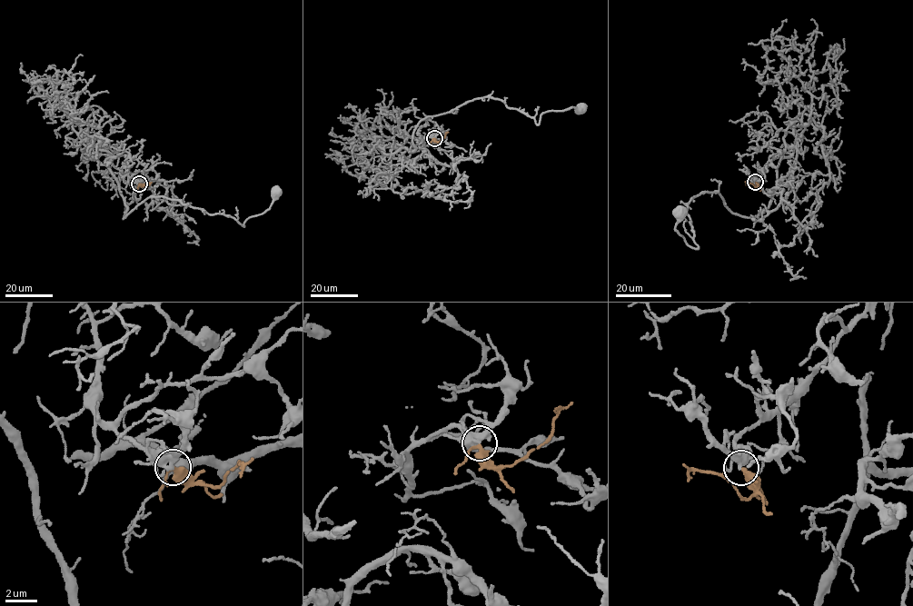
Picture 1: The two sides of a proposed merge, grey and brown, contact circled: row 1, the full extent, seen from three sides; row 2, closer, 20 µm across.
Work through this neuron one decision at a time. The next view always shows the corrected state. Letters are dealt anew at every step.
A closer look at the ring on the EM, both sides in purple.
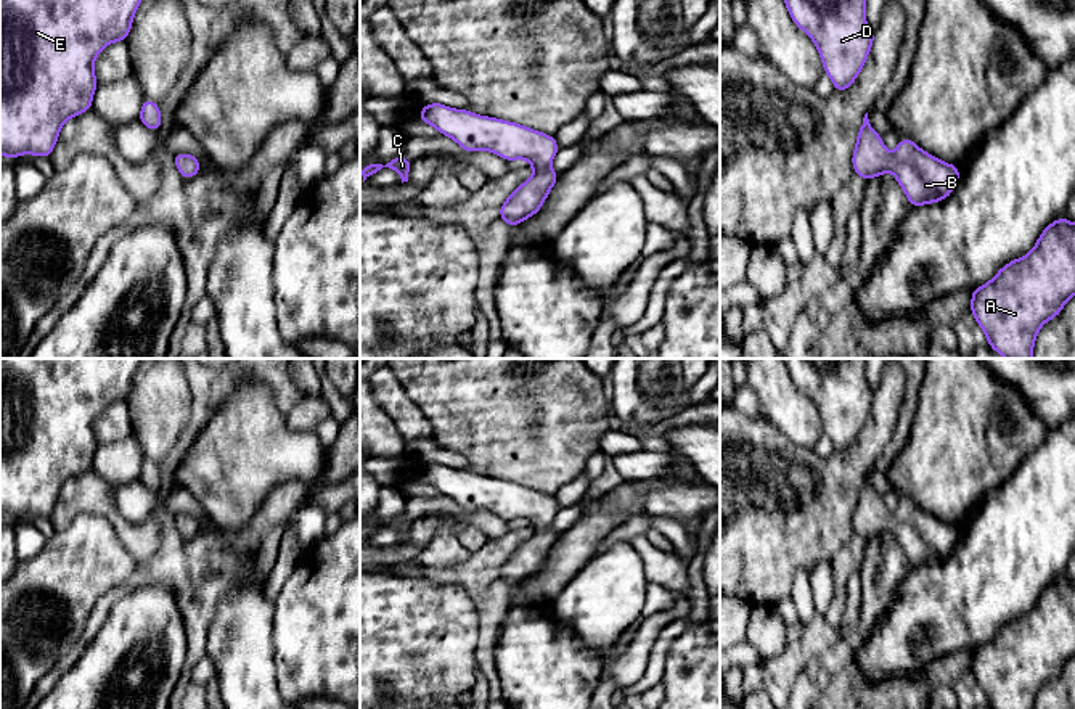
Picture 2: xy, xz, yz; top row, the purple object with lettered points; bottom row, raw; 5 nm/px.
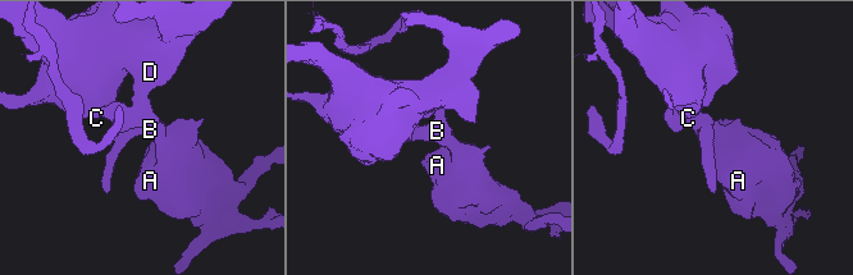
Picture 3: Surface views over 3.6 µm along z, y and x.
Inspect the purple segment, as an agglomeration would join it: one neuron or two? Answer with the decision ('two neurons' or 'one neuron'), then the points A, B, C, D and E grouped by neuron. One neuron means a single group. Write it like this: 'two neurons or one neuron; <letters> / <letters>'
one neuron; A B C D E

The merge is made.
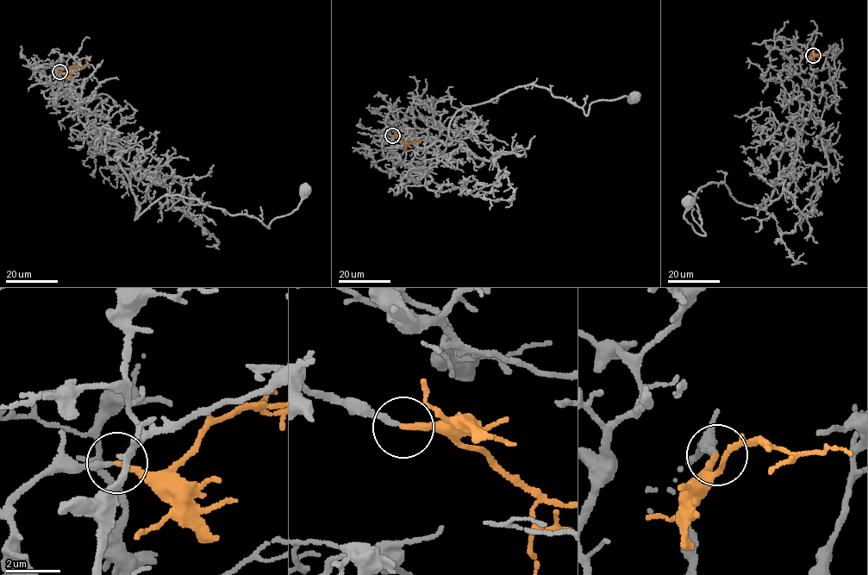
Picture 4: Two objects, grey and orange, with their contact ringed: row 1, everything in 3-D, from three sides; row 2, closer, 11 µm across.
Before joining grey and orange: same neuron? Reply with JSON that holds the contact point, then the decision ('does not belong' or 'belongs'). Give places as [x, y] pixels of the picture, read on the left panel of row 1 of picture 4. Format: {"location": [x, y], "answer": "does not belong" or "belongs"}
{"location": [59, 71], "answer": "belongs"}

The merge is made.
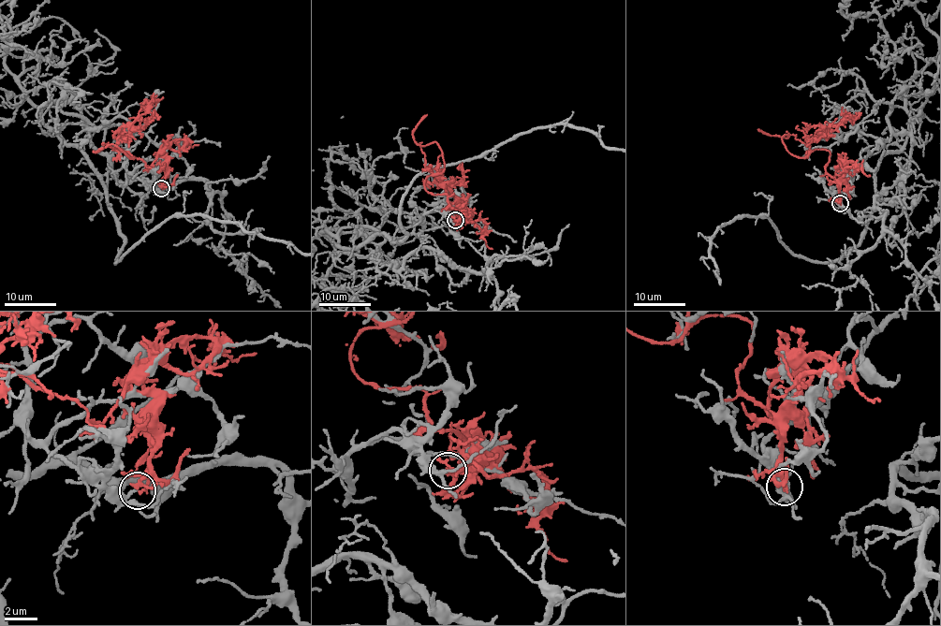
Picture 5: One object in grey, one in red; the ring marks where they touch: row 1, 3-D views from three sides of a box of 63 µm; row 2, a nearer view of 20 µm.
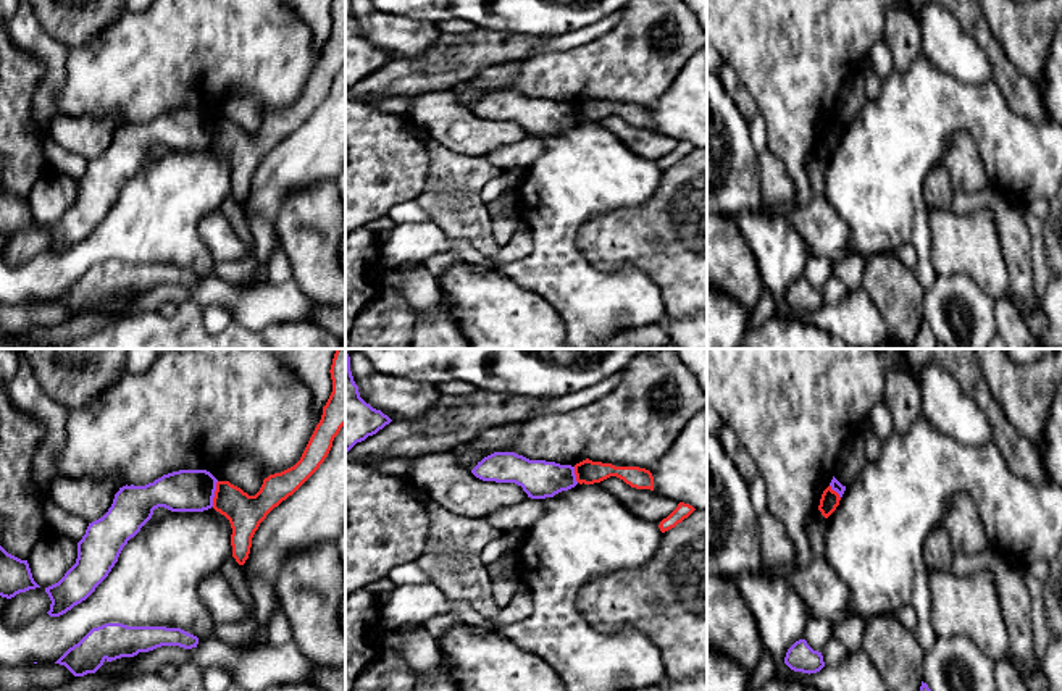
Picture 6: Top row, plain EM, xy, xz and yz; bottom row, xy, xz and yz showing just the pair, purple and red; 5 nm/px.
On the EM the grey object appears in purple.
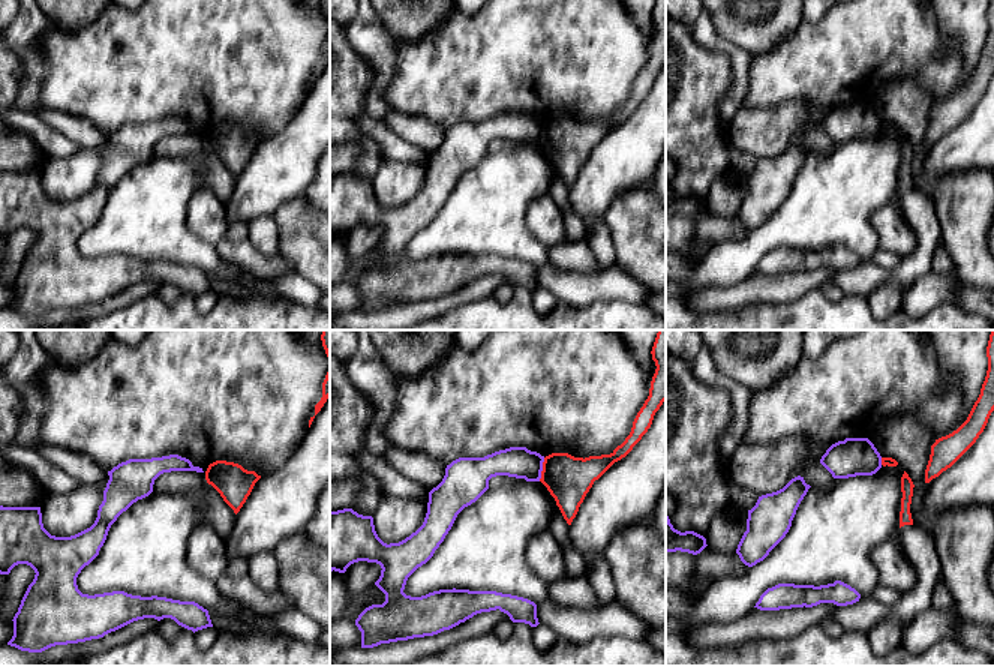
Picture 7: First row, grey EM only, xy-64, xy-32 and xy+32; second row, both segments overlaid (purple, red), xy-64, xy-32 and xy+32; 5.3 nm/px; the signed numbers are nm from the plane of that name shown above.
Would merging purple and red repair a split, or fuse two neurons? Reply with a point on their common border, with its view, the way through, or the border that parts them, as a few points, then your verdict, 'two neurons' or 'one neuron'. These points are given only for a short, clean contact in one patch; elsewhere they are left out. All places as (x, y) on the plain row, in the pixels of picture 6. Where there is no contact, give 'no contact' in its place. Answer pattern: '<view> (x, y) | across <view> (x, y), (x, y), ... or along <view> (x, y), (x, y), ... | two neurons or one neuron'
xy (213, 133) | two neurons

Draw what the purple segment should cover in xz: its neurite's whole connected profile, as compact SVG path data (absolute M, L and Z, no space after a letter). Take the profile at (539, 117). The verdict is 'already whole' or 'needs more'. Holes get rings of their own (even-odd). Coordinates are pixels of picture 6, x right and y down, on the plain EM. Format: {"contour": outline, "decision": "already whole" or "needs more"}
{"contour": "M494 90L471 108L483 119L515 121L531 137L554 136L578 123L575 105L546 98L529 98L515 90Z", "decision": "already whole"}

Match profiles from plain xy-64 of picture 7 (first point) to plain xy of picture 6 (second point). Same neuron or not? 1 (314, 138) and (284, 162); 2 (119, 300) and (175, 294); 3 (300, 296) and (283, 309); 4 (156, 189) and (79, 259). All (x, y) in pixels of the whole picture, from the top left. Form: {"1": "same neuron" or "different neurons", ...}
{"1": "same neuron", "2": "same neuron", "3": "same neuron", "4": "same neuron"}

